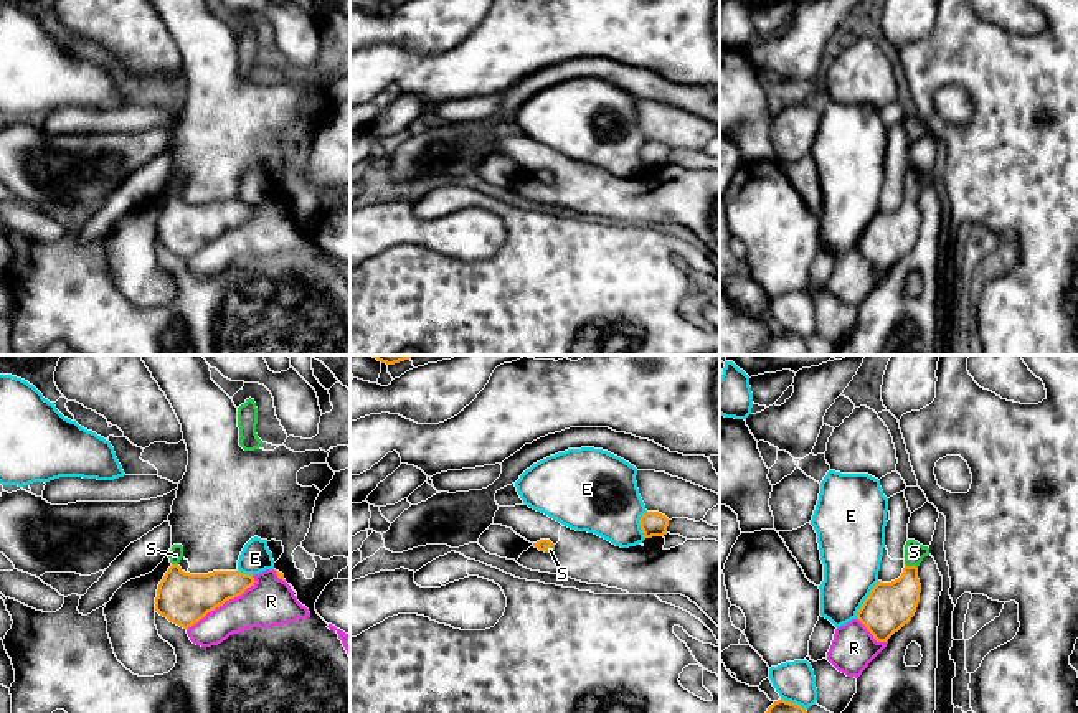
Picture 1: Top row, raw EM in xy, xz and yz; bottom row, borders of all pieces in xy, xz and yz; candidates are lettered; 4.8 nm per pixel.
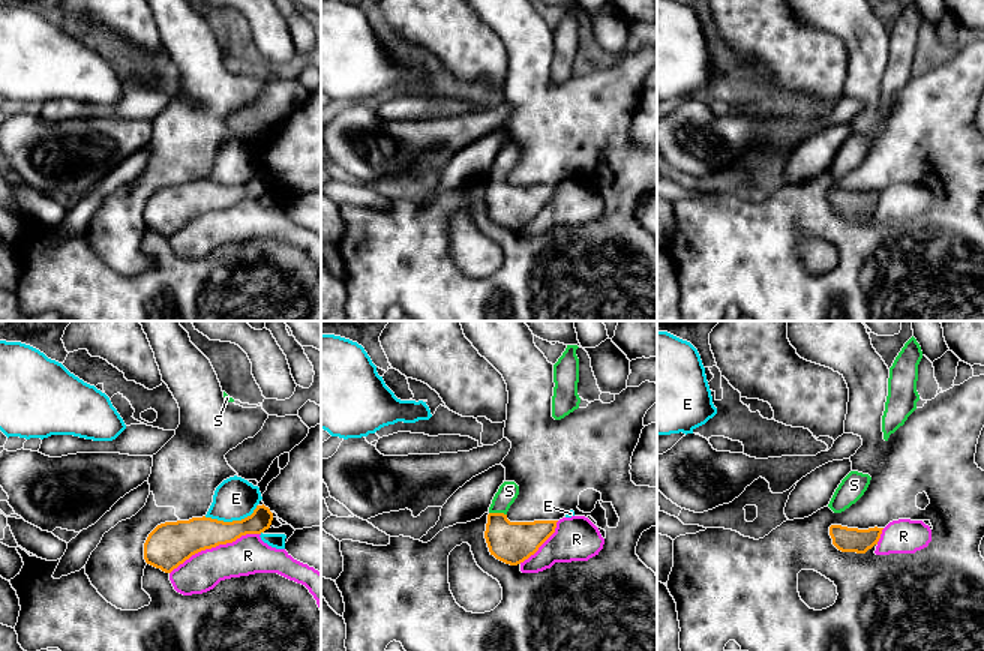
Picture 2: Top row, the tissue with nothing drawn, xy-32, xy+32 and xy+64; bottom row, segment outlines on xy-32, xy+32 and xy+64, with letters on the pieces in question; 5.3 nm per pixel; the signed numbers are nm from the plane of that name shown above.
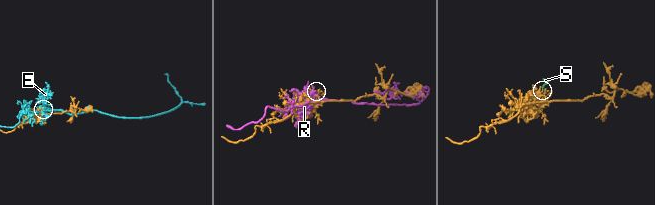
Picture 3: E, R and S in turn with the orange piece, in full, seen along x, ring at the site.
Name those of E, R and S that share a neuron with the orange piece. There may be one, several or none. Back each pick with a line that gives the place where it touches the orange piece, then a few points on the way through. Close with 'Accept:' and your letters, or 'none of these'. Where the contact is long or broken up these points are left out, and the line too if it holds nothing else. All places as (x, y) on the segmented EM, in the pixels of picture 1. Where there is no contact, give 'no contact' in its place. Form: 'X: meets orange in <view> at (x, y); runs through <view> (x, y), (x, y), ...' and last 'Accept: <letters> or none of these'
S: meets orange in yz at (912, 566); runs through yz (888, 606), (907, 588), (912, 566), (913, 552)
Accept: S

